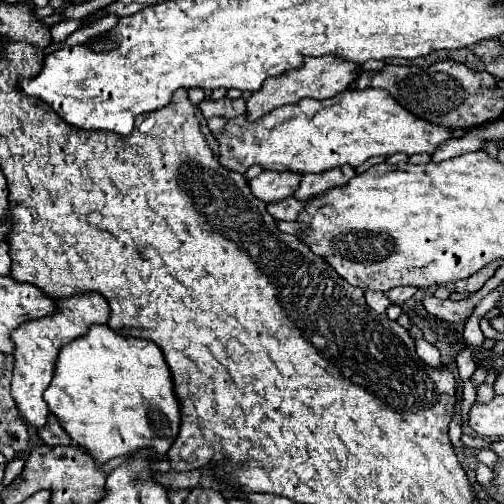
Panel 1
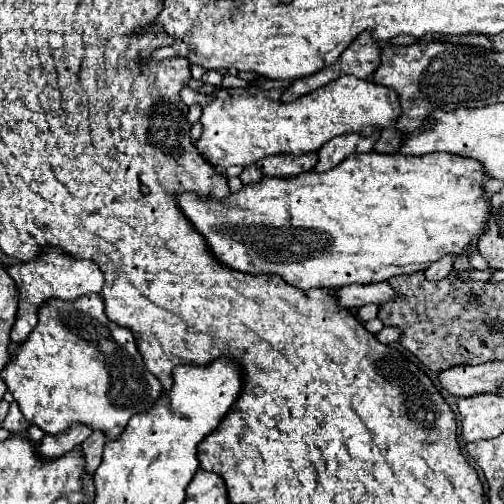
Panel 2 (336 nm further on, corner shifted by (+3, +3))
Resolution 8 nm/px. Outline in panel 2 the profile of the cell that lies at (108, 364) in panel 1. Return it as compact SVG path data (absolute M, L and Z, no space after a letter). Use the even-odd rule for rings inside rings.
M99 294L81 296L77 300L47 300L39 308L39 322L29 338L19 344L17 352L11 356L7 366L1 370L1 378L7 384L7 390L13 394L19 404L21 414L29 424L39 426L47 434L59 434L69 428L73 422L89 424L93 430L101 430L109 440L115 440L129 418L137 412L145 412L161 396L161 382L145 368L143 358L135 346L133 332L121 328L105 316L103 300ZM93 340L113 340L113 376L109 360L101 354Z

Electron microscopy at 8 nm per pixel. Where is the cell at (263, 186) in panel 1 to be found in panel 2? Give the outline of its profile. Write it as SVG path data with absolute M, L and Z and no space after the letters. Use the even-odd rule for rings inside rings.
M317 152L309 156L269 156L257 162L257 168L265 176L297 176L301 172L313 170L317 164Z

